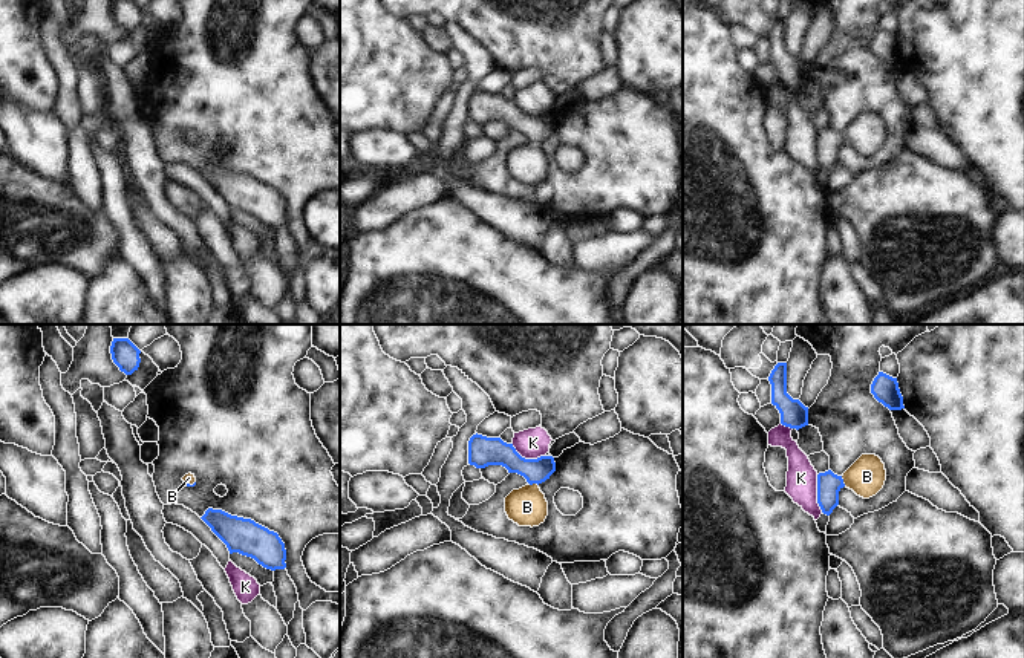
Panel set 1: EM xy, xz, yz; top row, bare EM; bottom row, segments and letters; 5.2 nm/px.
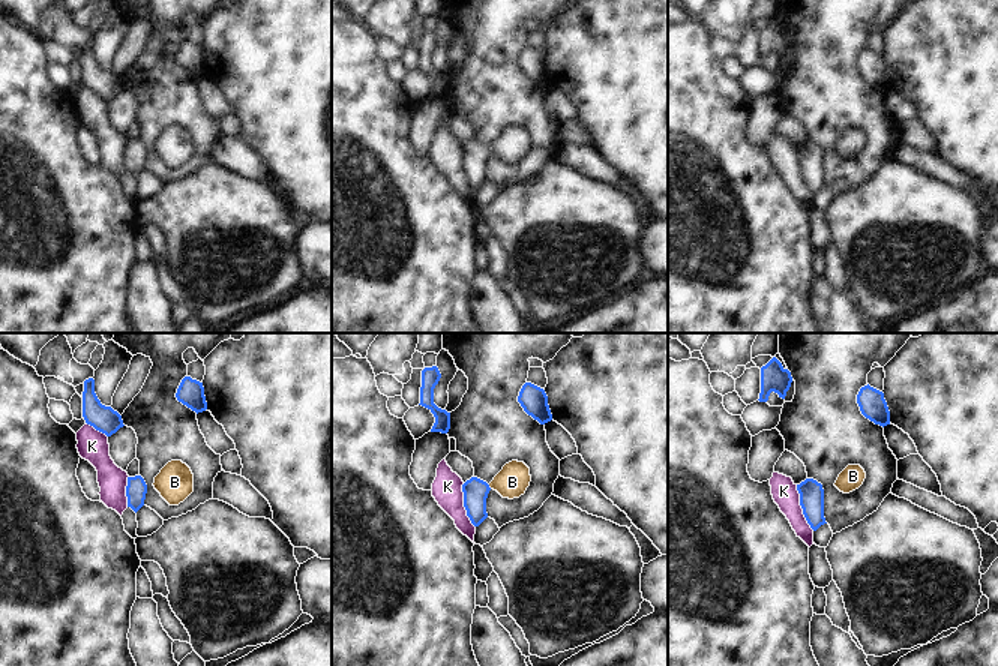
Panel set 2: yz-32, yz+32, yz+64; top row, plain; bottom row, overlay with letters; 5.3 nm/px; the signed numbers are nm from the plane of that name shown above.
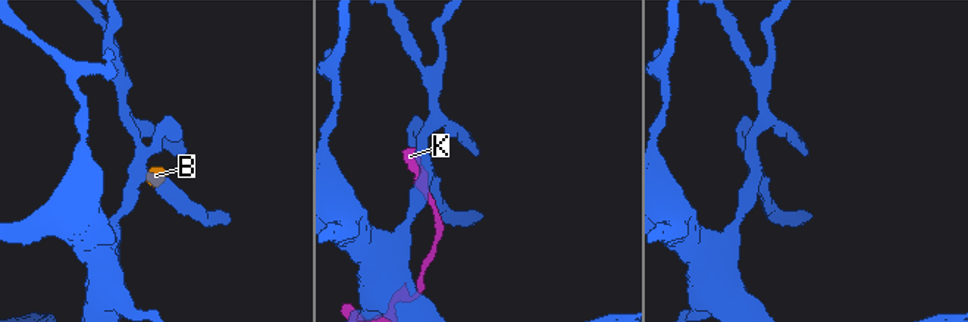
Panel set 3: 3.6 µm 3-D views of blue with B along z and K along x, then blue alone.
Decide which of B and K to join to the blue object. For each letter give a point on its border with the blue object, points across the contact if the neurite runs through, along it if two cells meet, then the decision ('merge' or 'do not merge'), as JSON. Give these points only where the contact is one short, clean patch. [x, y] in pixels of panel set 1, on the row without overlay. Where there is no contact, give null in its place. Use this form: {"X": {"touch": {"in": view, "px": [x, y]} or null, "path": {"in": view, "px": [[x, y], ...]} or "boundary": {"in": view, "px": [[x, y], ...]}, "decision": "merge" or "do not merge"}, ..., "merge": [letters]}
{"B": {"touch": {"in": "xz", "px": [533, 140]}, "path": {"in": "xz", "px": [[496, 109], [518, 121], [533, 140], [527, 164]]}, "decision": "merge"}, "K": {"touch": {"in": "yz", "px": [818, 150]}, "decision": "do not merge"}, "merge": ["B"]}

